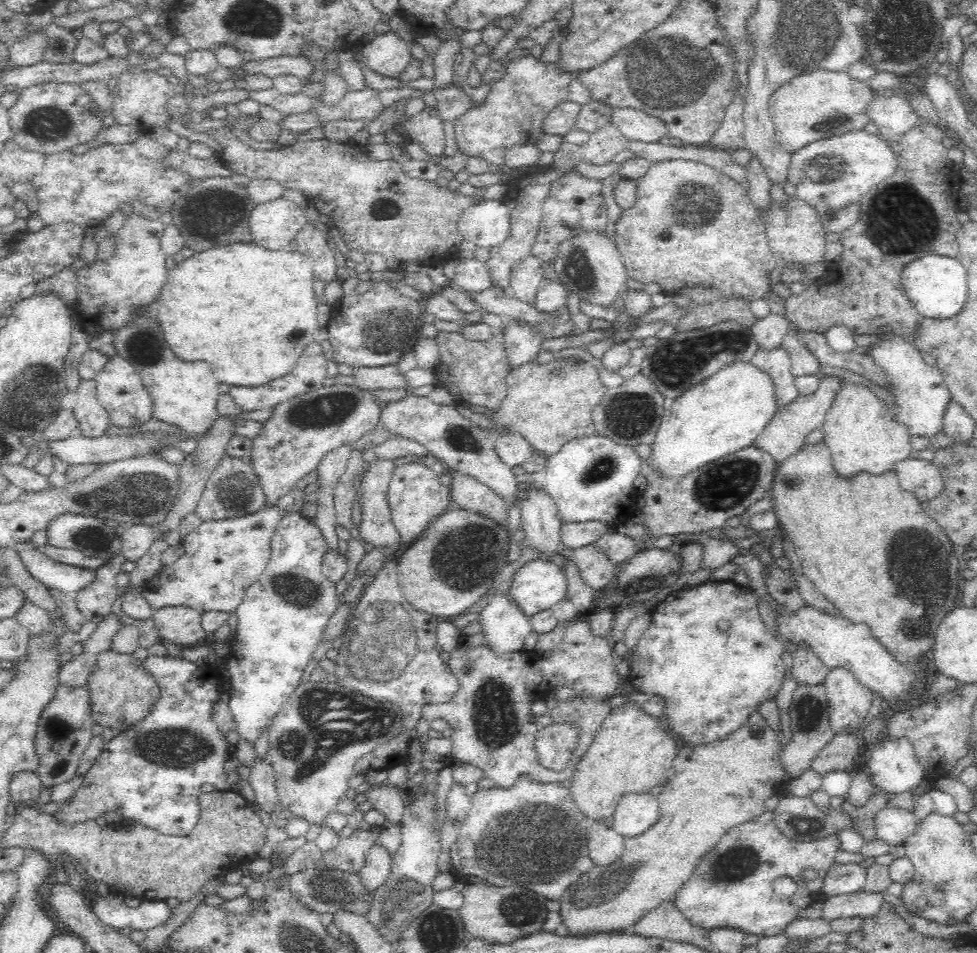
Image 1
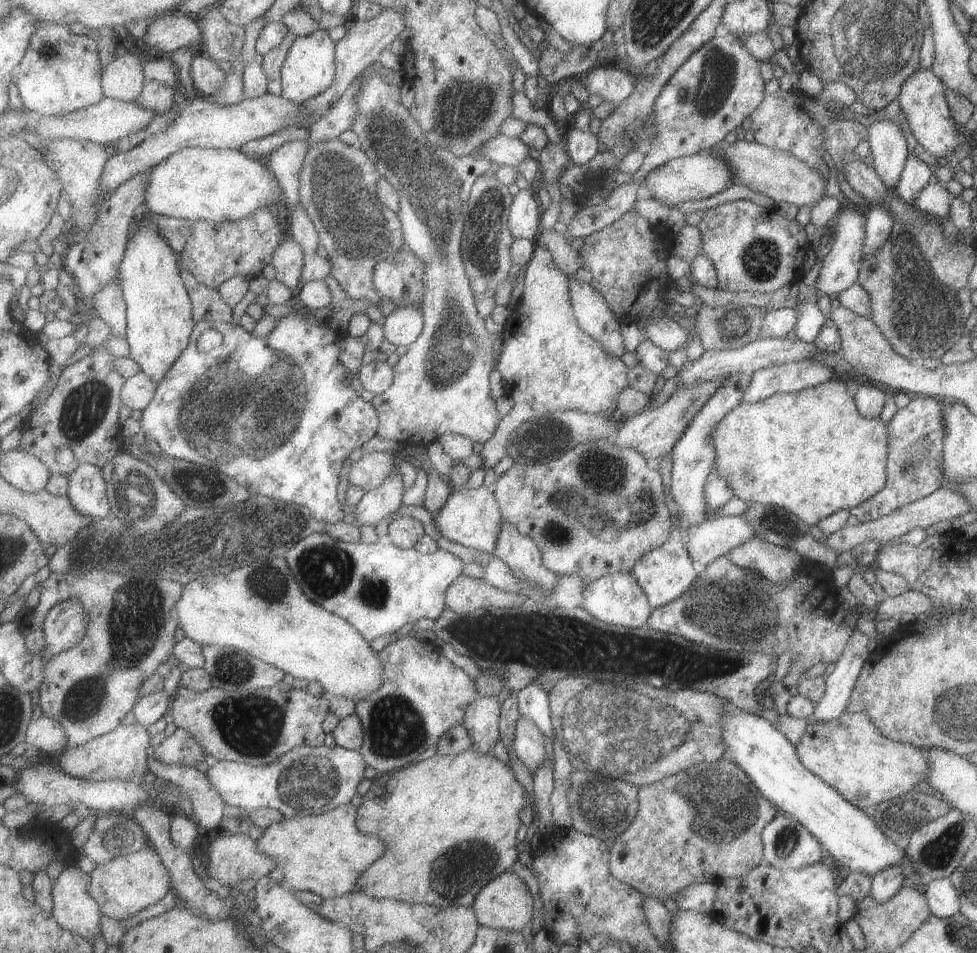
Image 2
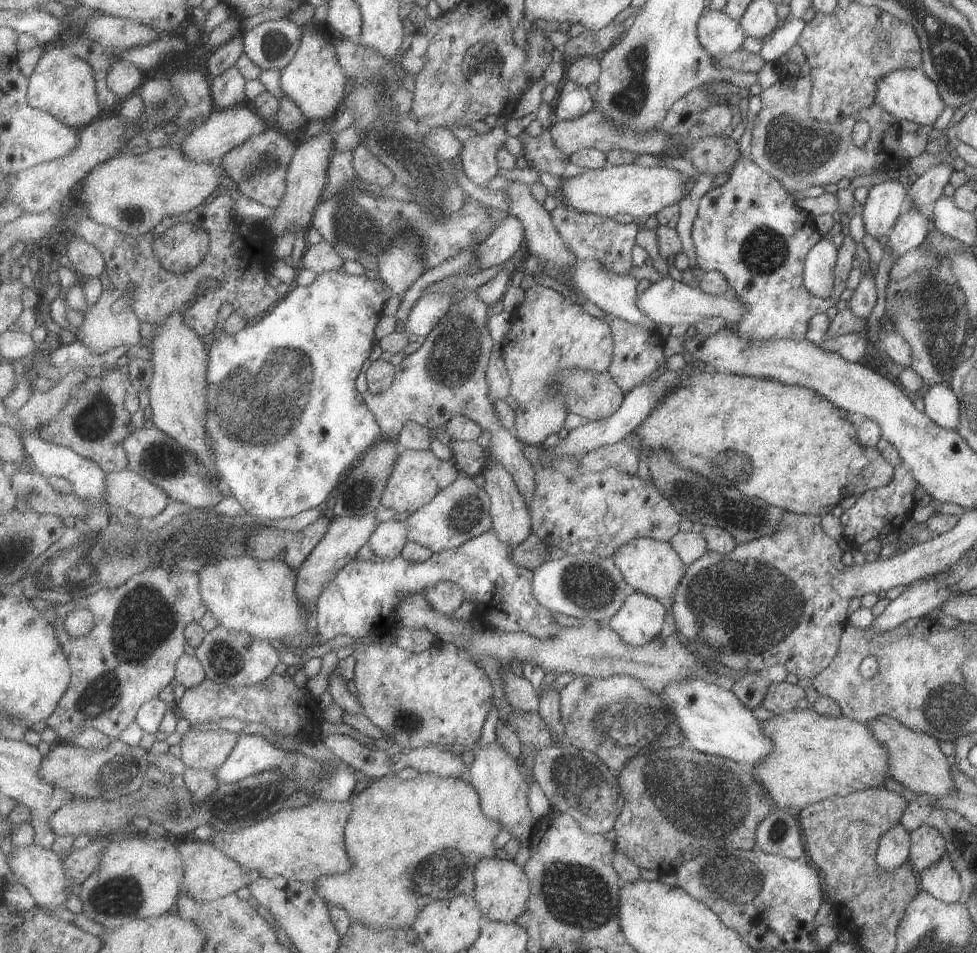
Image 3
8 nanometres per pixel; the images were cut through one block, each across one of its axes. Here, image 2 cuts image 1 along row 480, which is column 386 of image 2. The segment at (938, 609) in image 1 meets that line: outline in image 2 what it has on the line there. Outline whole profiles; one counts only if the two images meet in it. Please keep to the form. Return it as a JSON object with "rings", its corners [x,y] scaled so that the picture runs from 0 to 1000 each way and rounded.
{"rings":[[[486,785],[469,792],[452,792],[447,789],[442,794],[423,801],[418,805],[400,811],[387,812],[385,817],[381,818],[379,828],[373,833],[371,845],[366,847],[366,868],[367,871],[372,871],[372,875],[391,879],[395,888],[395,895],[388,902],[383,903],[371,917],[366,925],[366,934],[382,939],[388,944],[408,943],[418,948],[445,950],[453,953],[453,955],[472,950],[484,952],[489,937],[512,917],[515,917],[518,913],[524,913],[525,907],[529,905],[529,896],[531,896],[529,894],[529,879],[531,879],[529,873],[533,869],[531,852],[537,848],[539,835],[537,827],[527,816],[527,810],[523,808],[522,803],[515,800],[507,791],[495,792]]]}

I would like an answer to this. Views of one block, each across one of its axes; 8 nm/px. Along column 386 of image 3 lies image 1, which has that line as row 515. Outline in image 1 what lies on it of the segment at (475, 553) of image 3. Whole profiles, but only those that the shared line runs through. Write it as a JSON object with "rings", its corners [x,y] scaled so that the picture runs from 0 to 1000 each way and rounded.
{"rings":[[[612,455],[592,458],[575,468],[571,476],[561,481],[558,503],[553,508],[554,514],[562,519],[576,549],[616,549],[623,556],[631,557],[634,552],[645,548],[652,541],[653,525],[656,517],[649,511],[651,499],[656,497],[657,480],[649,469],[632,466],[628,462]]]}

